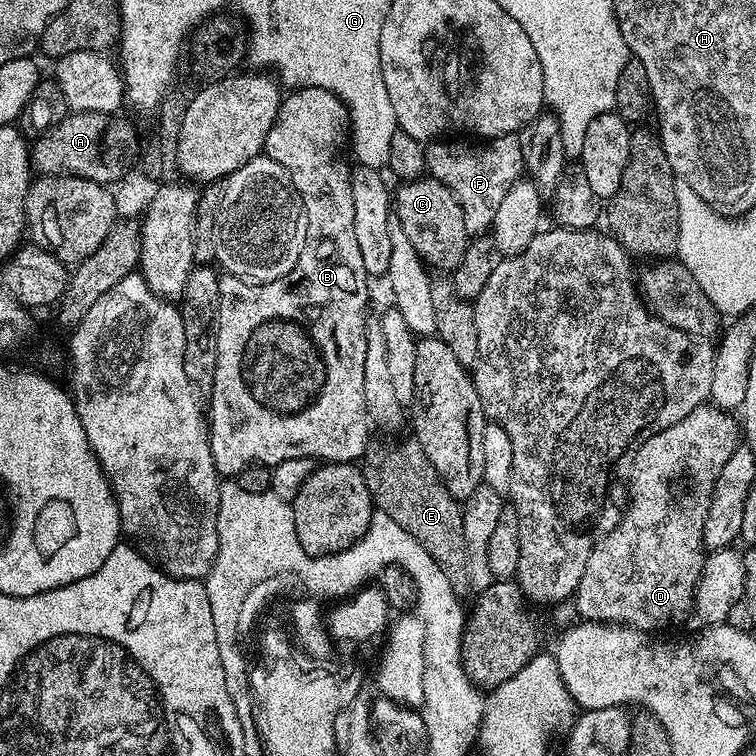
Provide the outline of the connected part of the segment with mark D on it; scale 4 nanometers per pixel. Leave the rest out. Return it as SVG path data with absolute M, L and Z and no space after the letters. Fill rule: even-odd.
M708 402L699 404L697 408L690 410L690 414L686 414L686 418L682 418L682 422L674 422L674 426L670 426L666 430L646 438L646 442L642 442L642 446L632 456L632 468L628 472L626 481L628 498L618 526L614 526L614 530L610 530L596 543L590 554L590 562L586 562L586 570L576 587L574 603L576 603L576 612L580 615L577 617L581 621L597 620L600 624L627 624L628 627L636 629L637 632L656 634L659 633L659 628L676 628L687 616L693 615L696 606L696 587L698 586L698 578L702 574L706 555L706 549L702 542L702 526L706 523L706 510L710 510L714 482L718 478L718 474L722 474L722 466L726 466L730 454L734 454L734 450L741 447L741 444L742 428L737 417L731 411L715 407Z

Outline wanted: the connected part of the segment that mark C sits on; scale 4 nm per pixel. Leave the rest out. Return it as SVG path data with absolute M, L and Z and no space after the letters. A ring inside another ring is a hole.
M423 175L418 180L405 180L399 185L400 189L395 189L394 192L394 218L402 226L402 230L406 230L406 238L410 238L410 243L413 244L414 250L418 250L418 254L424 259L425 265L429 269L435 270L440 274L450 274L458 266L458 262L462 262L462 254L466 254L466 246L470 239L470 233L466 230L466 218L464 217L464 211L462 206L458 202L458 198L454 198L454 194L446 186L442 186L442 182L438 182L430 175Z

